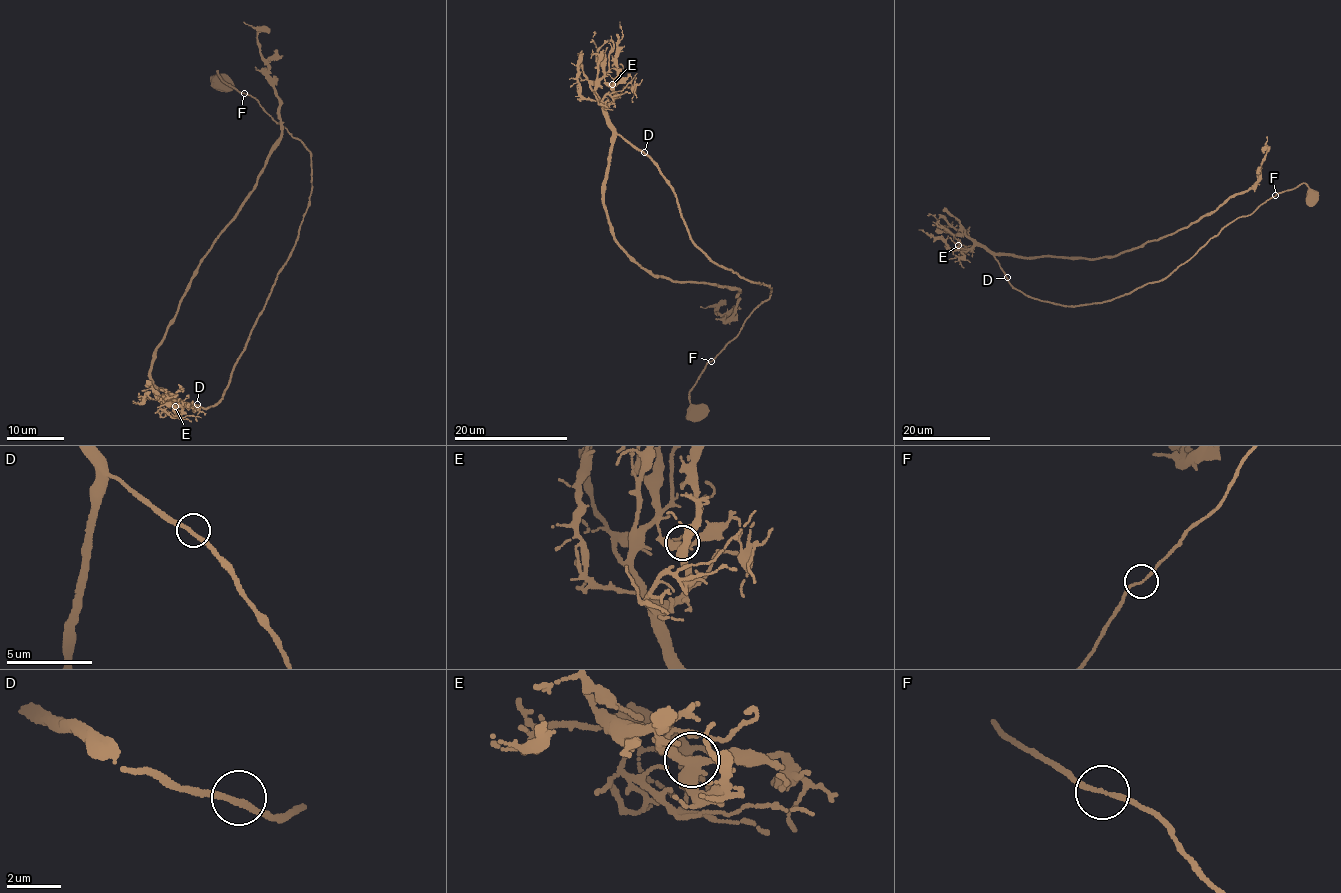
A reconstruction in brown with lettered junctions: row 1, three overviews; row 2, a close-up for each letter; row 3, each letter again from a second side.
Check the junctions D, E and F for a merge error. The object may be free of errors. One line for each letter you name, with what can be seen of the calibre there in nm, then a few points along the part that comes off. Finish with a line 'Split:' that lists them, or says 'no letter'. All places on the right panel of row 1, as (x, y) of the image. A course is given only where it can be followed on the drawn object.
Split: no letter

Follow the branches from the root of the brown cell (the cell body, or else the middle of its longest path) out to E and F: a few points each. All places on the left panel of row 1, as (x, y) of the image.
E: (196, 405), (165, 398), (175, 406)
F: (196, 405), (213, 406), (221, 399), (296, 244), (312, 187), (309, 150), (244, 93)

